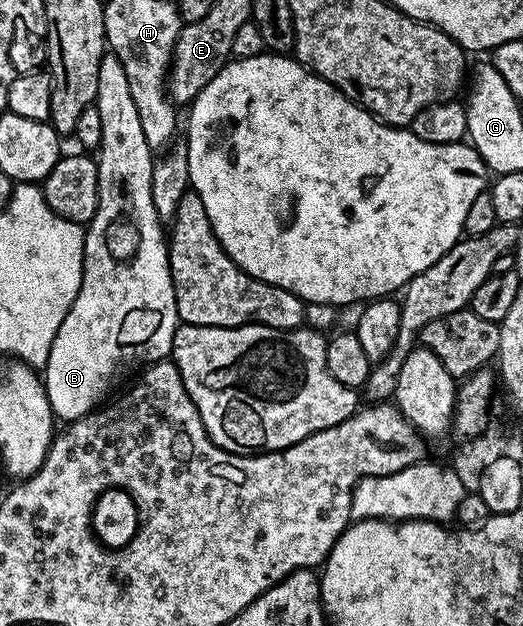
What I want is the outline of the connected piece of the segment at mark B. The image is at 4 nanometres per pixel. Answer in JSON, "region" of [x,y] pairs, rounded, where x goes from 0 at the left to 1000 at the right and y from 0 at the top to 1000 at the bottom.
{"region":[[[203,88],[189,101],[189,145],[182,166],[189,177],[189,190],[197,190],[197,222],[193,224],[189,256],[185,257],[185,272],[193,275],[189,280],[189,331],[163,366],[163,412],[155,428],[151,471],[143,471],[143,484],[136,484],[136,497],[128,497],[128,510],[120,510],[120,516],[113,522],[113,535],[105,535],[105,548],[98,548],[98,567],[82,591],[86,629],[94,639],[94,649],[101,652],[103,668],[117,671],[119,666],[119,674],[124,676],[147,673],[151,668],[164,666],[170,660],[180,658],[210,633],[210,629],[207,631],[208,620],[245,589],[254,589],[260,583],[277,586],[294,577],[317,575],[331,562],[331,537],[342,518],[331,447],[323,431],[319,372],[312,364],[312,356],[300,347],[296,324],[289,324],[289,273],[293,272],[296,244],[294,240],[281,235],[281,222],[273,222],[273,203],[266,198],[266,177],[258,177],[258,158],[250,158],[250,139],[243,139],[243,118],[235,115],[235,101],[228,101],[224,91]]]}

